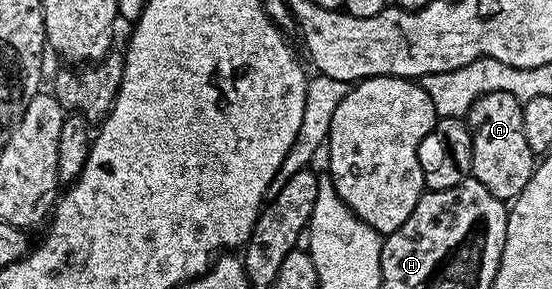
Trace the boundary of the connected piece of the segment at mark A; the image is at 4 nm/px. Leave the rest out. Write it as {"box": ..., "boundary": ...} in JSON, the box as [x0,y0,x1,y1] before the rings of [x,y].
{"box":[468,91,536,200],"boundary":[[[493,91],[480,95],[472,104],[468,113],[468,125],[472,136],[472,164],[470,174],[492,196],[503,200],[513,200],[528,184],[534,174],[536,156],[528,148],[524,137],[524,116],[522,102],[508,92]]]}

